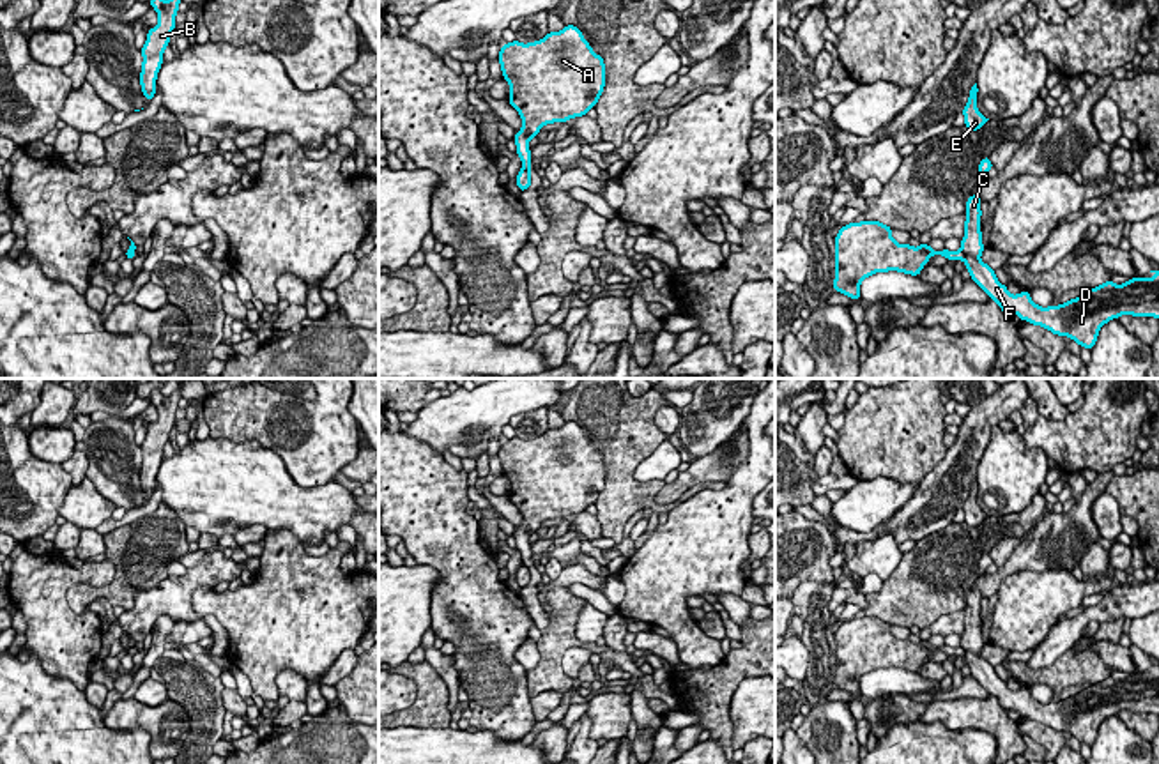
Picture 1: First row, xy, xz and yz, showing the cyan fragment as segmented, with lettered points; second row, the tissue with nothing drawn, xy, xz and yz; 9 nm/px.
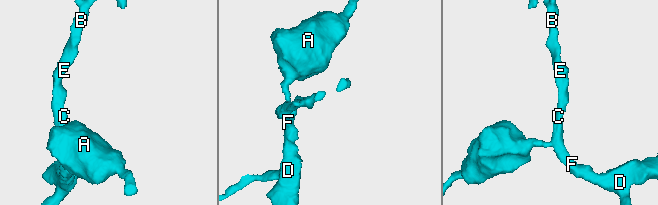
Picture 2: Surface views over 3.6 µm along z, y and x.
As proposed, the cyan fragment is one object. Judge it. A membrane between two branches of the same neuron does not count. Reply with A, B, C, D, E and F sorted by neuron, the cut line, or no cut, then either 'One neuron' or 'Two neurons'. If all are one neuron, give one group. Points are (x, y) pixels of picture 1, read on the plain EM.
Groups: A / B C D E F. Split along yz (959, 648), (965, 655). Two neurons

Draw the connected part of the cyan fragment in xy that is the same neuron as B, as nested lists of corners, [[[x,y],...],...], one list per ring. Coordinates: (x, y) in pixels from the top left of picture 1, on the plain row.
[[[180,382],[170,396],[163,396],[161,391],[152,391],[150,396],[150,403],[156,405],[159,417],[154,424],[149,426],[147,437],[142,444],[143,458],[140,481],[147,497],[152,497],[156,490],[156,476],[163,460],[165,444],[170,440],[170,432],[175,424],[175,412],[179,409],[177,403],[182,398],[182,384],[184,382]]]

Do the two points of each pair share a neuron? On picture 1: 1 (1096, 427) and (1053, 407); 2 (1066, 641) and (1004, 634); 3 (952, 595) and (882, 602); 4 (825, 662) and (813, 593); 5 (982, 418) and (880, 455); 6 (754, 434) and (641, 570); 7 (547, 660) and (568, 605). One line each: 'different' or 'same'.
1: different
2: different
3: same
4: same
5: different
6: same
7: same

